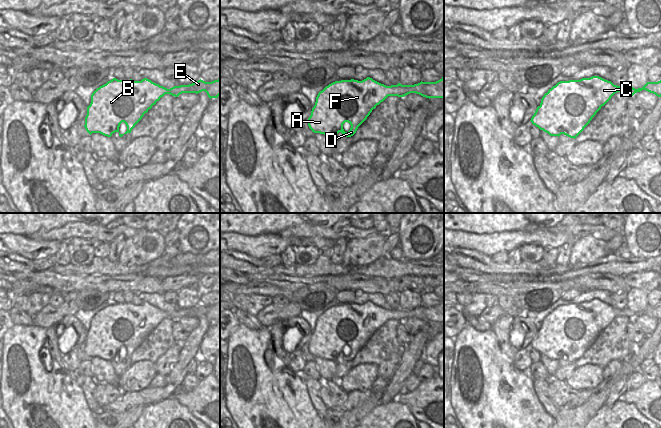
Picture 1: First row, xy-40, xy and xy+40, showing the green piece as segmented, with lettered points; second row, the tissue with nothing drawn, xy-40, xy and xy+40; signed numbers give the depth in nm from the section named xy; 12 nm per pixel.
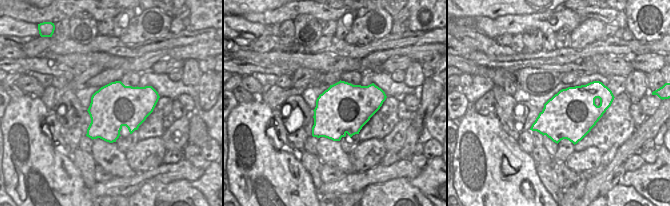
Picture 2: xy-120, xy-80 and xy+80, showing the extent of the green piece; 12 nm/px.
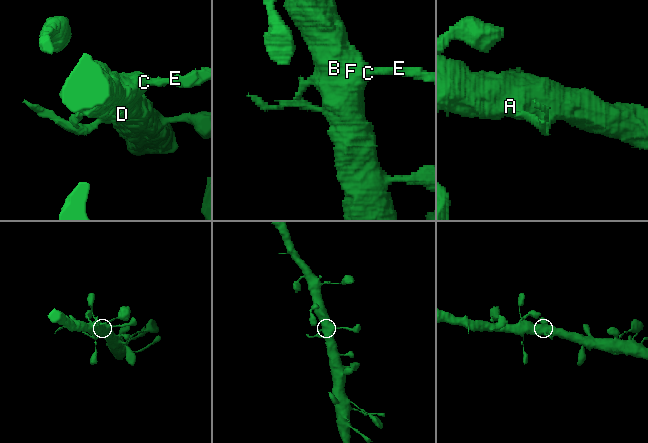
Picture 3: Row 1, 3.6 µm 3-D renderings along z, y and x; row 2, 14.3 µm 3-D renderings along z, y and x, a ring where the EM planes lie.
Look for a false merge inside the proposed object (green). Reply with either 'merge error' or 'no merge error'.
no merge error

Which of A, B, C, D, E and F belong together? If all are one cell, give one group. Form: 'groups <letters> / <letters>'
groups A B C D E F

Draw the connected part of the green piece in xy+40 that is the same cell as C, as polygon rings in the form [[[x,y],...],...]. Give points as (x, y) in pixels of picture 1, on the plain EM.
[[[599,300],[582,302],[580,304],[560,305],[544,318],[530,345],[550,360],[559,361],[561,358],[564,358],[575,363],[615,317],[626,316],[632,321],[635,317],[642,314],[661,321],[661,304],[658,306],[647,306],[642,312],[638,313],[627,308],[622,310],[614,309],[611,305]]]

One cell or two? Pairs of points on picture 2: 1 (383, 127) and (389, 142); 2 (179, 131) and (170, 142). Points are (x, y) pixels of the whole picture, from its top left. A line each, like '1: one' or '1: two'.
1: two
2: one

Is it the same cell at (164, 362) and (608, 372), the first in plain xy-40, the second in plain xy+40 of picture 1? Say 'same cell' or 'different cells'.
same cell

